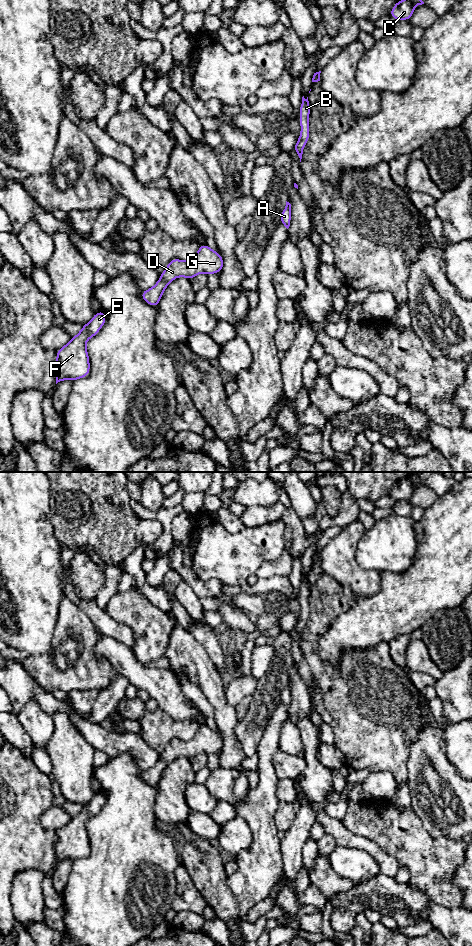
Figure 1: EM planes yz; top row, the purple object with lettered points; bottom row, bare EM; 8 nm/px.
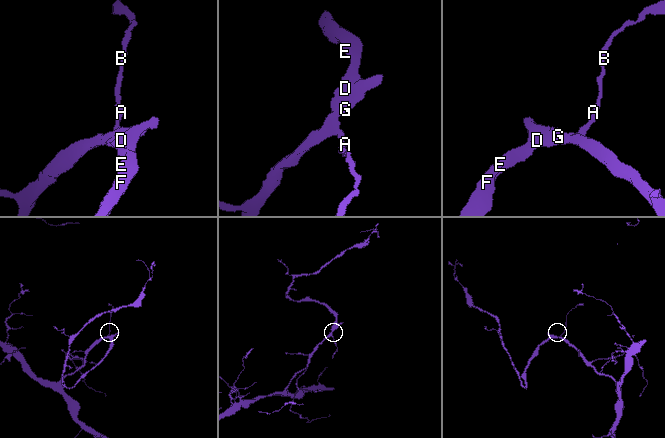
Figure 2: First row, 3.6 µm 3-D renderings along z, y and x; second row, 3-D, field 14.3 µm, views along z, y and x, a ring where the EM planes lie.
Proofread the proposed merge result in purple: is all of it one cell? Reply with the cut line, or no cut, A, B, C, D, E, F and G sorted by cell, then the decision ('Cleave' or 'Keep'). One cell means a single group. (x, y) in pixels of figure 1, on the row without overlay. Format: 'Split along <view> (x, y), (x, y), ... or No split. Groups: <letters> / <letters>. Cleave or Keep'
No split. Groups: A B C D E F G. Keep

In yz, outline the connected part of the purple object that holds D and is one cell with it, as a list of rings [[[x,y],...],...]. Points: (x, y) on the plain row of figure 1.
[[[207,724],[200,725],[198,732],[190,741],[180,739],[171,740],[166,749],[160,754],[160,759],[150,769],[141,772],[141,778],[153,787],[157,787],[167,765],[177,757],[186,757],[189,760],[199,753],[208,756],[223,749],[223,738]]]

